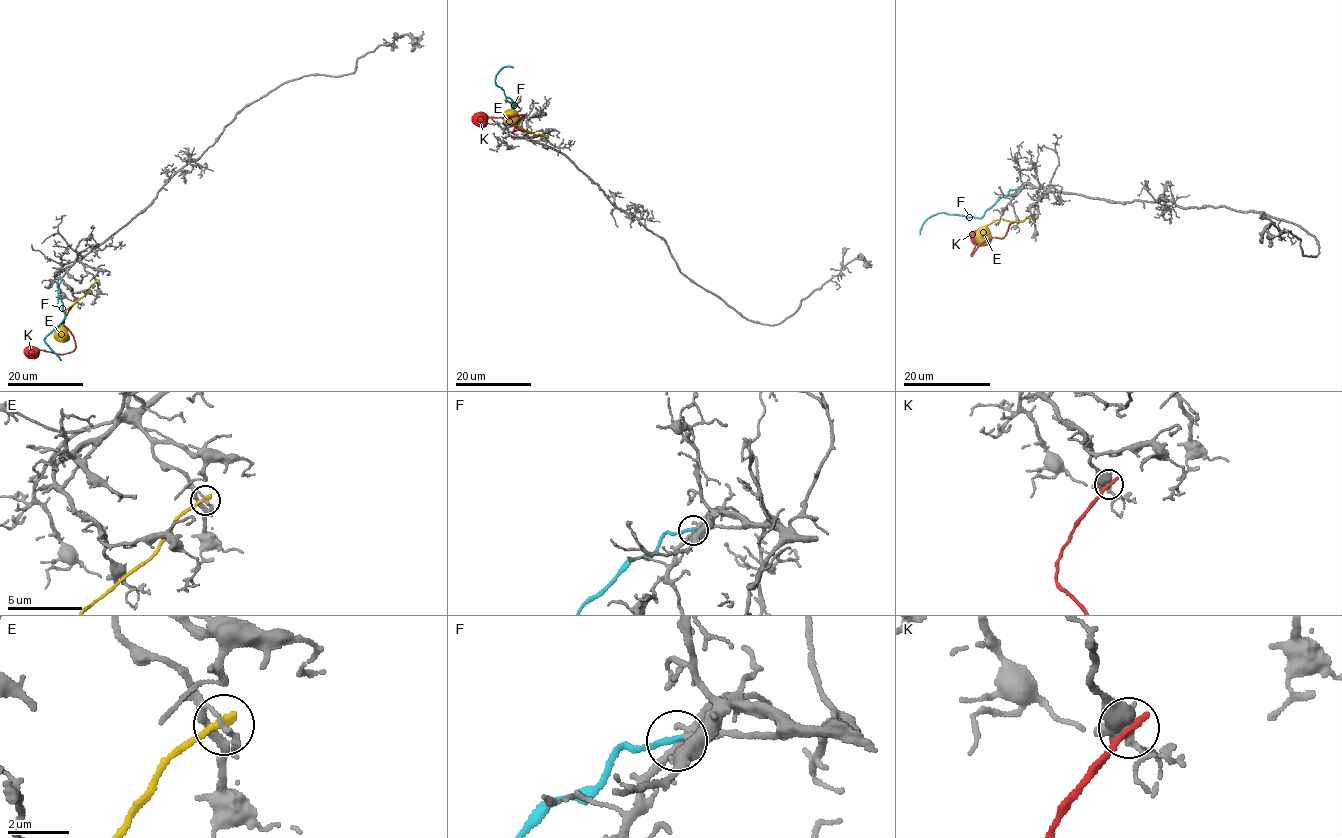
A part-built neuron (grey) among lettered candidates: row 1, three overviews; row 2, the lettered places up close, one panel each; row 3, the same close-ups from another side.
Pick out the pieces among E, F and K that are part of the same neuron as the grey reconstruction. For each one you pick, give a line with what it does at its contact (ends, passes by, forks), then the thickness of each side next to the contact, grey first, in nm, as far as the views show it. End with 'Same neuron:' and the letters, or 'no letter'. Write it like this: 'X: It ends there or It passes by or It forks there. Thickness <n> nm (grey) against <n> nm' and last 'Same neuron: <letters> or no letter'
F: It ends there. Thickness 300 nm (grey) against 220 nm
Same neuron: F

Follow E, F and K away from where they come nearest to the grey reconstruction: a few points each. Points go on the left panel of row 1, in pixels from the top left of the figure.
E: (98, 281), (65, 313), (61, 341)
F: (61, 279), (57, 285), (58, 296), (65, 317), (44, 341), (61, 360)
K: (76, 300), (64, 320), (75, 341), (74, 349), (61, 354), (42, 350), (24, 352)

